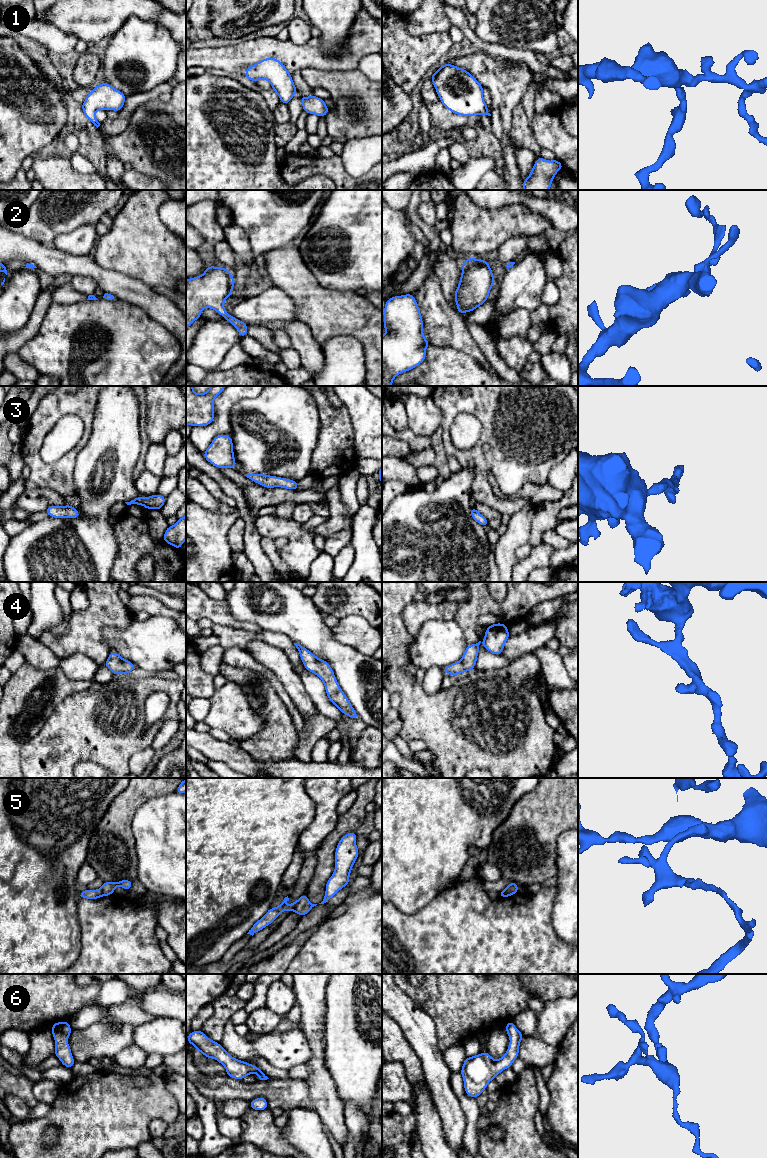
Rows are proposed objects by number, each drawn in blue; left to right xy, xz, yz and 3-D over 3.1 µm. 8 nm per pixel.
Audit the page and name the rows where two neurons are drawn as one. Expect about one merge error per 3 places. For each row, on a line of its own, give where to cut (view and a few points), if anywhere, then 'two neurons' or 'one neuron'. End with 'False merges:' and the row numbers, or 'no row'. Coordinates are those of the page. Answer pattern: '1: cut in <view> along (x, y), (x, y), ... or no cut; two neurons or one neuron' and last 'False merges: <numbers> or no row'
1: no cut; one neuron
2: no cut; one neuron
3: no cut; one neuron
4: no cut; one neuron
5: cut in xz along (297, 901), (293, 910); two neurons
6: no cut; one neuron
False merges: 5

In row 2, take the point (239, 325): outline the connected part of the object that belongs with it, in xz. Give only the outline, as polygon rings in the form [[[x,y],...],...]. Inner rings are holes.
[[[208,266],[200,276],[186,279],[186,328],[201,317],[204,308],[212,308],[235,326],[241,338],[247,336],[248,325],[228,315],[224,308],[224,301],[232,295],[235,283],[225,267],[215,266]]]

